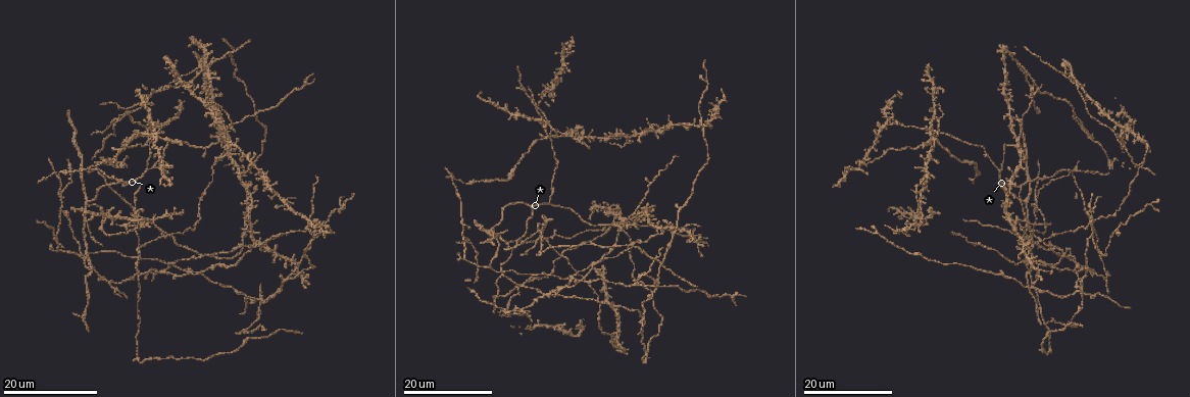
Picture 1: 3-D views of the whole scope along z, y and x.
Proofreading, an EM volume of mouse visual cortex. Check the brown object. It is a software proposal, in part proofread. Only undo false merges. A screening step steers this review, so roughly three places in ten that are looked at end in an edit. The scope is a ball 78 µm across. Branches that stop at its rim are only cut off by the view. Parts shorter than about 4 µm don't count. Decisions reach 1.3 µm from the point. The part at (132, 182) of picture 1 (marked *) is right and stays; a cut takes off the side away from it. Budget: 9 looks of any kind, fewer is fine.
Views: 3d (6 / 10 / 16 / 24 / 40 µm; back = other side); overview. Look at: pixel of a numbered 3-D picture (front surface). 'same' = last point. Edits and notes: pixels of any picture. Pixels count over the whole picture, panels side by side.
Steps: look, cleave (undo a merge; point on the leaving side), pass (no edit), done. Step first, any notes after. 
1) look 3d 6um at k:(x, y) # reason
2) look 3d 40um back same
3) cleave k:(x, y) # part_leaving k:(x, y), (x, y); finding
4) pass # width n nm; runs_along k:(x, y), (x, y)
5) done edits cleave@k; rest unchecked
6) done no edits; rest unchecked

look 3d 16um at 1:(141, 254) # side arm on a straight run

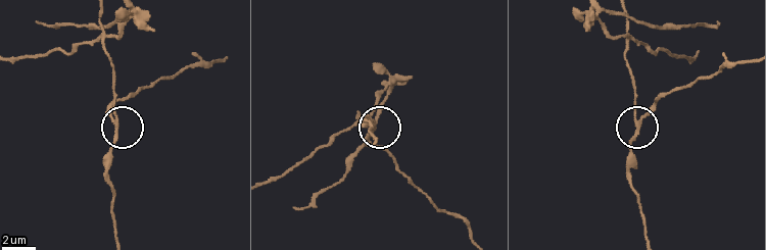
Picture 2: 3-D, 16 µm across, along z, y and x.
look 3d 6um at 2:(640, 124) # closer look

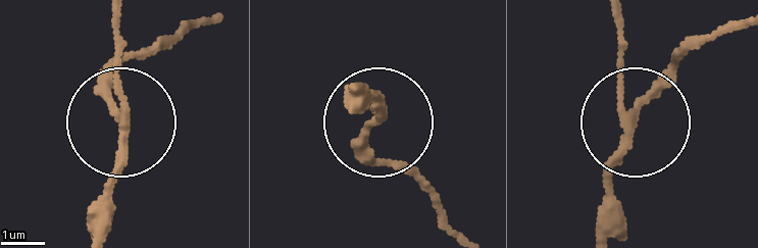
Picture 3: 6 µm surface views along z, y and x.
pass # width 190 nm; runs_along 3:(617, 18), (617, 84), (636, 128), (610, 171), (599, 234); one cell here

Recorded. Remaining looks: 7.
look 3d 16um at 1:(488, 266)

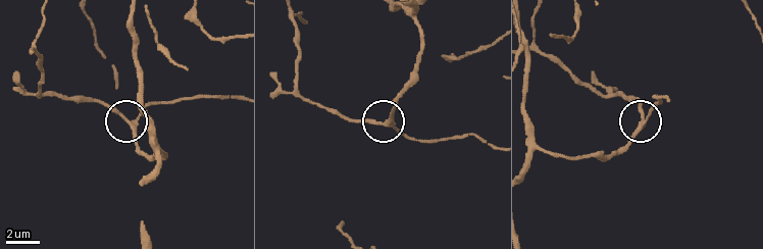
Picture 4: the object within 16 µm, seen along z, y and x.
look 3d 10um at 4:(641, 122) # closer look

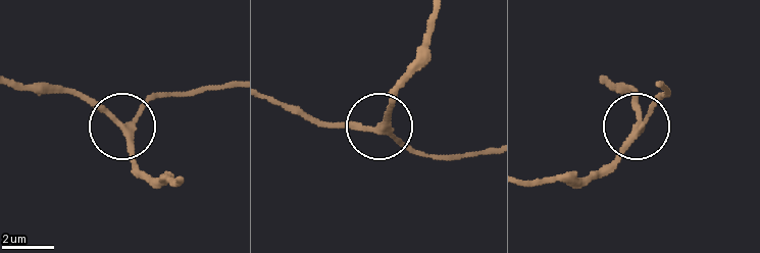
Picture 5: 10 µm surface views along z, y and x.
pass # width 220 nm; runs_along 5:(529, 180), (581, 180), (608, 164), (632, 127), (635, 90); continuous, no second cell

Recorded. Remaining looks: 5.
look 3d 16um at 1:(223, 127) # thin arm on a thick one

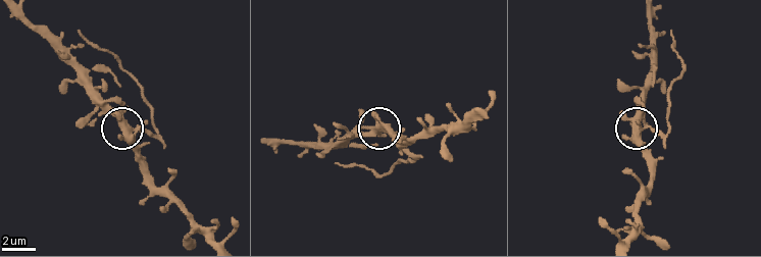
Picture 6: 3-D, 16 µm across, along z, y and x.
look 3d 6um at 6:(131, 129)

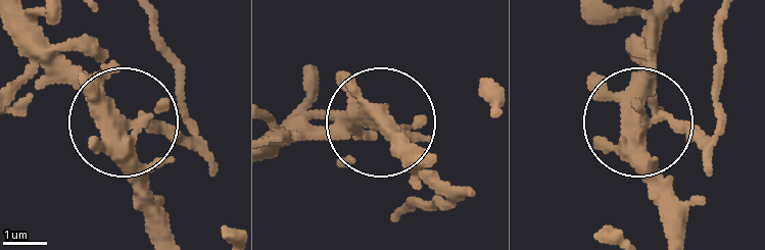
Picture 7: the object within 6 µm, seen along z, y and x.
look 3d 6um back at 7:(118, 123) # from behind

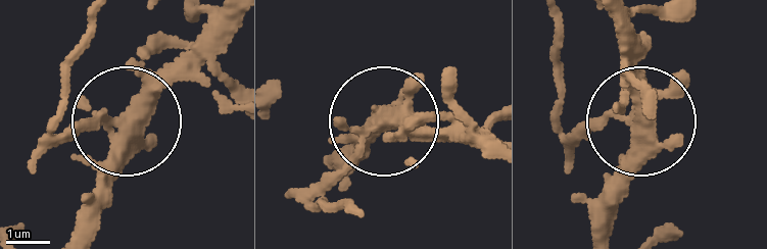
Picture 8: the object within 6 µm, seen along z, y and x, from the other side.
cleave 8:(72, 130) # side_arm 11 um; a second cell is stuck on

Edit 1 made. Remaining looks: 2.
done edits cleave@8; rest unchecked

